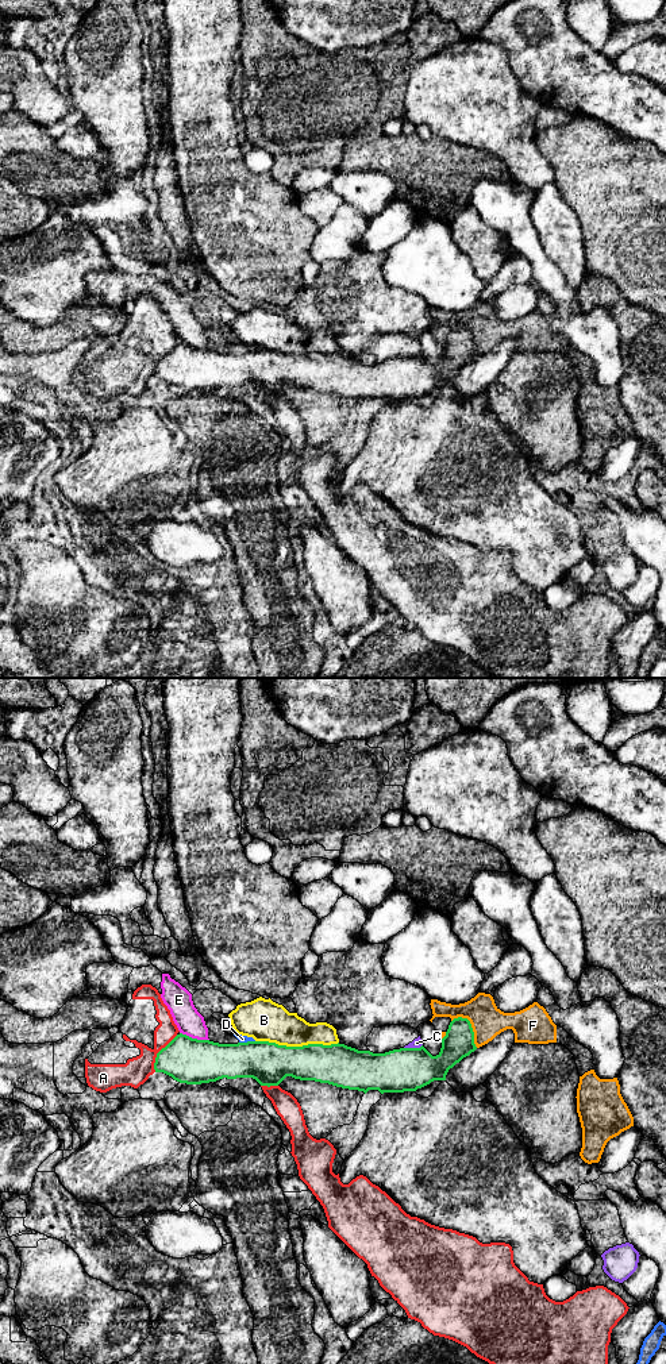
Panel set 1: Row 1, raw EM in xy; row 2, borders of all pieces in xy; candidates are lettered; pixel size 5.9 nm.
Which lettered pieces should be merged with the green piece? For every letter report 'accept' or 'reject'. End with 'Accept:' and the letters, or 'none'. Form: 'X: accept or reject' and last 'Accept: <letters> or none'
A: reject
B: reject
C: reject
D: reject
E: reject
F: reject
Accept: none

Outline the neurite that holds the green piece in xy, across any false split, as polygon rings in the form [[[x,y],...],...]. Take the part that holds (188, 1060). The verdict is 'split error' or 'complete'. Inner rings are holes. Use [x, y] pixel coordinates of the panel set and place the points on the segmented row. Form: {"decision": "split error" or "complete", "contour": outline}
{"decision": "complete", "contour": [[[462,1017],[450,1022],[436,1056],[423,1045],[373,1053],[339,1043],[303,1047],[269,1041],[219,1044],[180,1033],[157,1053],[154,1070],[186,1084],[253,1078],[270,1087],[292,1076],[384,1094],[416,1091],[434,1080],[446,1080],[449,1070],[476,1049],[471,1024]]]}

